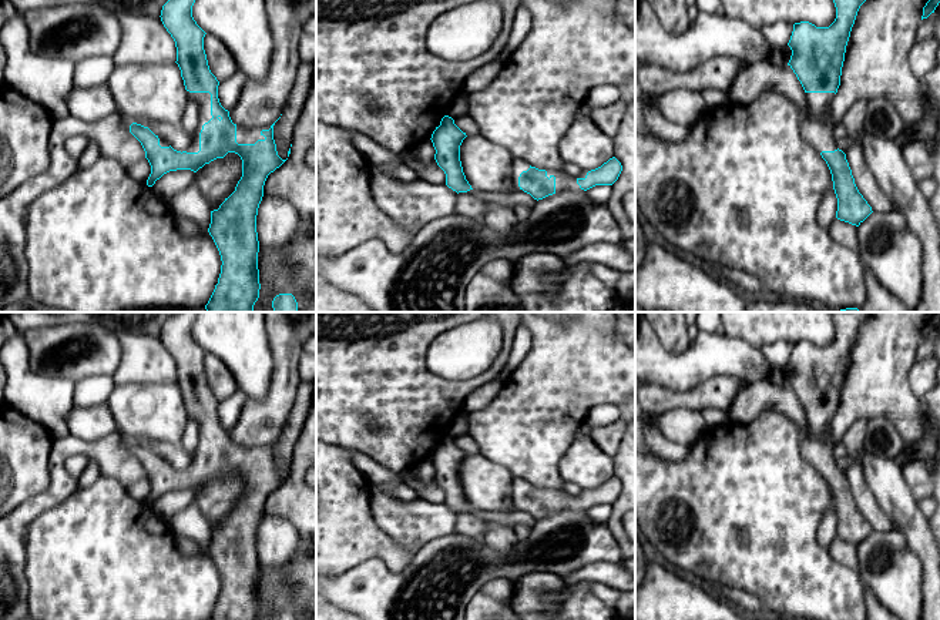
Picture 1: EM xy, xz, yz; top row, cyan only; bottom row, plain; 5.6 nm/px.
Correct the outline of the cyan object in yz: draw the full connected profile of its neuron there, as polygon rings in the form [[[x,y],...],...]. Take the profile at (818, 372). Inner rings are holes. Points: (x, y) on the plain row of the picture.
[[[833,312],[836,338],[829,346],[809,341],[793,343],[788,385],[805,409],[806,430],[800,438],[802,456],[826,480],[837,517],[836,537],[859,546],[873,530],[859,512],[846,473],[837,467],[829,423],[840,405],[846,365],[867,312]]]

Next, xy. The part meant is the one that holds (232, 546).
[[[175,312],[162,325],[161,341],[175,361],[177,383],[189,419],[199,423],[199,440],[185,470],[174,469],[148,446],[132,442],[130,452],[141,462],[151,485],[147,505],[177,489],[197,492],[205,483],[235,472],[242,479],[242,496],[235,510],[211,530],[208,547],[219,574],[221,593],[209,620],[258,620],[259,560],[258,527],[271,492],[286,479],[278,475],[273,445],[245,448],[232,442],[218,418],[219,401],[211,392],[204,369],[205,351],[192,336],[197,312]]]

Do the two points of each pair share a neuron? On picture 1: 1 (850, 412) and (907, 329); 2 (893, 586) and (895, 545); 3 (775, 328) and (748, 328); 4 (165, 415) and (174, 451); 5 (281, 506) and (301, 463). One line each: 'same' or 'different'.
1: same
2: same
3: same
4: different
5: same

